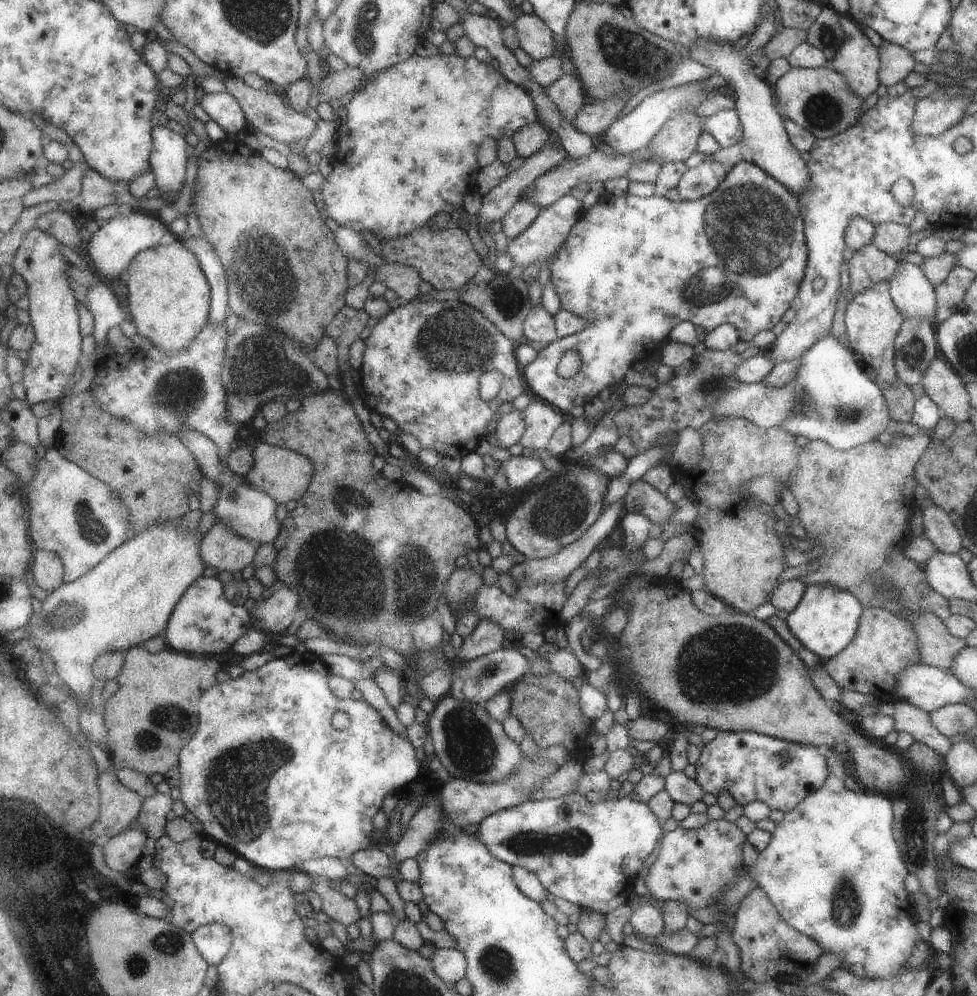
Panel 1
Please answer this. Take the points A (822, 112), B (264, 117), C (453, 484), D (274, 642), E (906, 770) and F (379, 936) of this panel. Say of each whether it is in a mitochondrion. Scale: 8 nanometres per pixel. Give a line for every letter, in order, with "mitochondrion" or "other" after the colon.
A: mitochondrion
B: mitochondrion
C: other
D: other
E: mitochondrion
F: other

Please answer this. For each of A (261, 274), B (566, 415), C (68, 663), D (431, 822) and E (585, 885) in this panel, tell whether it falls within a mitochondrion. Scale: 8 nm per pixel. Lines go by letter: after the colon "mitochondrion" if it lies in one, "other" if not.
A: mitochondrion
B: other
C: other
D: other
E: other

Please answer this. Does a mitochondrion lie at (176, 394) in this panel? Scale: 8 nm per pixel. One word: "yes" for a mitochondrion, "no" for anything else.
yes

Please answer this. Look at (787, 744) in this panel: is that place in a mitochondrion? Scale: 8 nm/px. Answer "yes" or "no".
no

